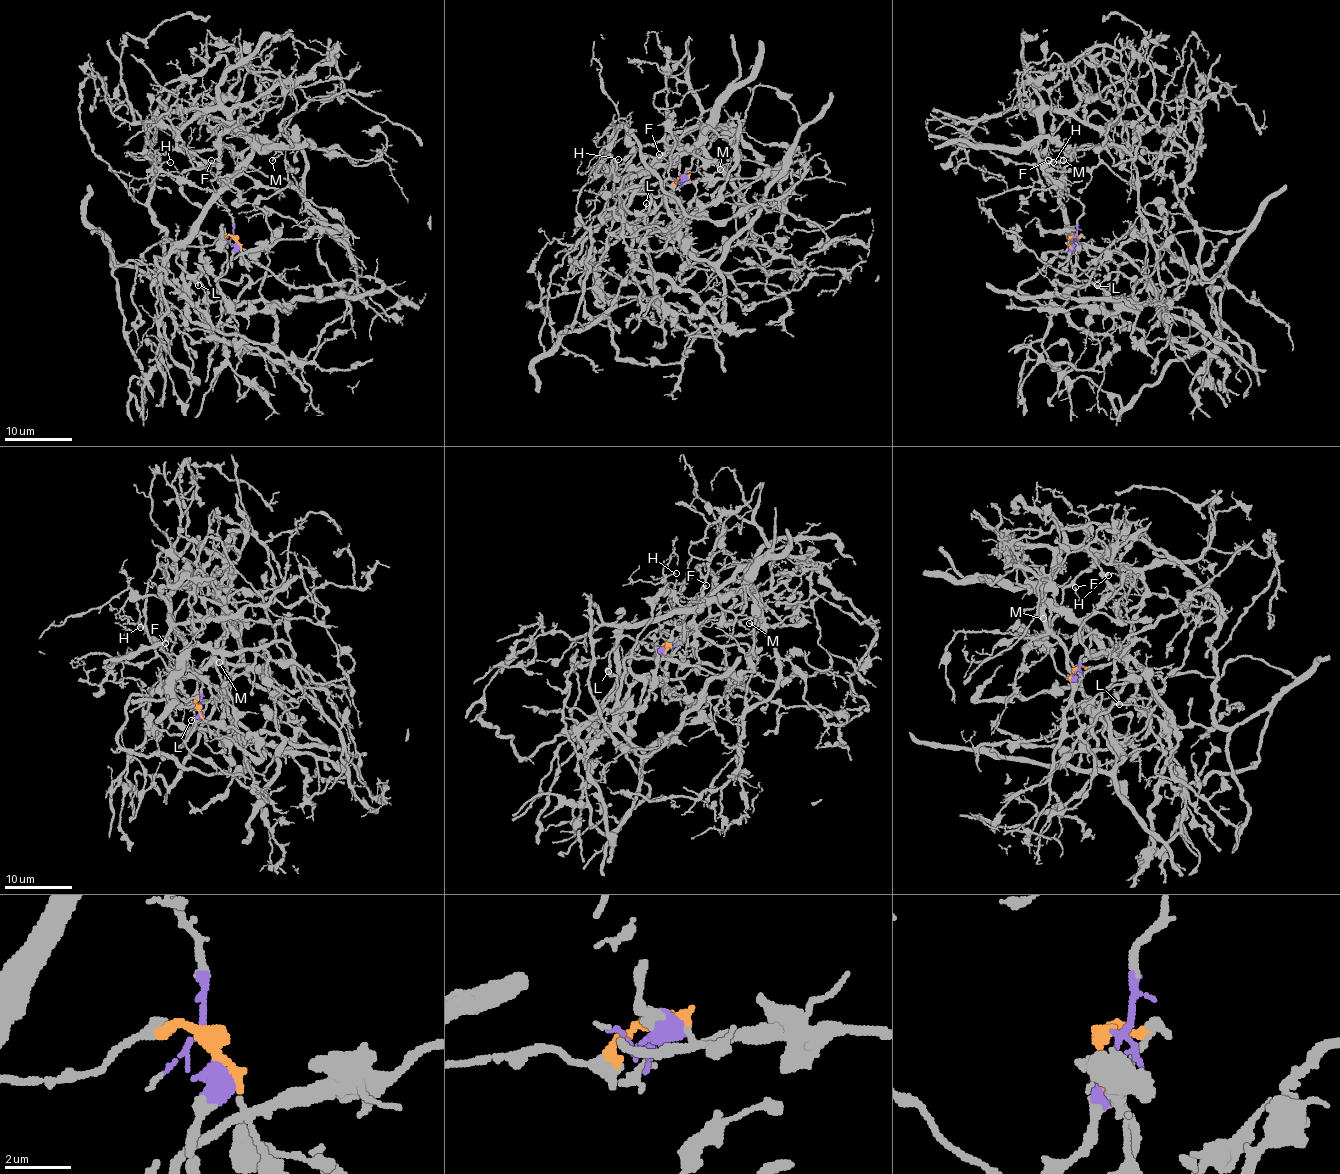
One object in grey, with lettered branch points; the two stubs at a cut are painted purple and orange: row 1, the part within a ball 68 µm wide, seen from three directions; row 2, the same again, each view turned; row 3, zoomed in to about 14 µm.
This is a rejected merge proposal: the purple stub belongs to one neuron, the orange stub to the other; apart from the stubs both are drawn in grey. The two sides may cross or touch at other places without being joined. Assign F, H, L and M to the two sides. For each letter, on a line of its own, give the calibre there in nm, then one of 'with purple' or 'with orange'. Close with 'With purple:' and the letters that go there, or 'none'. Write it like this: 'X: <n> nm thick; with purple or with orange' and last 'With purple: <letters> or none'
F: 160 nm thick; with purple
H: 100 nm thick; with purple
L: 130 nm thick; with orange
M: 140 nm thick; with purple
With purple: F, H, M

